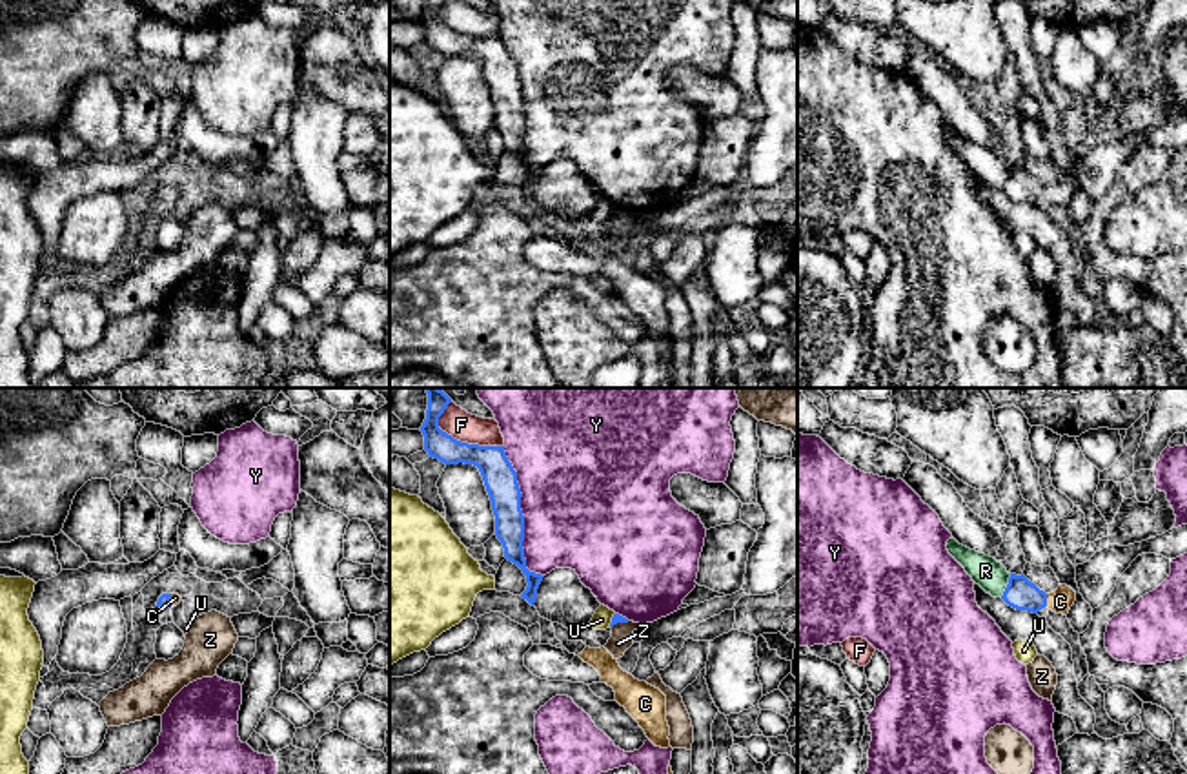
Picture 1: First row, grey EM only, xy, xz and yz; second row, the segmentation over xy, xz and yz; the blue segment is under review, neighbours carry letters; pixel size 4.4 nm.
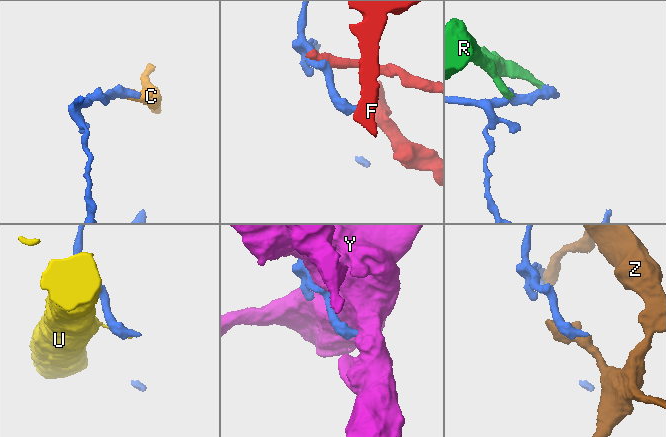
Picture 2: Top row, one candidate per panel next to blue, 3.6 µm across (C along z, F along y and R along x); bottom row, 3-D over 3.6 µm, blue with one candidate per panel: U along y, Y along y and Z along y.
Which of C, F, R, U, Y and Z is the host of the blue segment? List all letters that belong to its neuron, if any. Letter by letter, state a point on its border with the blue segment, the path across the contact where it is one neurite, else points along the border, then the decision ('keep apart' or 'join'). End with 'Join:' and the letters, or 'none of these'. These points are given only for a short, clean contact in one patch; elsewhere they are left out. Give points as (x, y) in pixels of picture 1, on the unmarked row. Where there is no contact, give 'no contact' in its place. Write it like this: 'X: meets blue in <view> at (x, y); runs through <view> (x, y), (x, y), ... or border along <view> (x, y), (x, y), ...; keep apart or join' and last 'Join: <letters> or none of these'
C: meets blue in yz at (1045, 192); runs through yz (1022, 186), (1033, 192), (1045, 192), (1060, 193); join
F: meets blue in xz at (466, 35); border along xz (437, 10), (437, 17), (461, 33), (503, 39); keep apart
R: meets blue in yz at (1007, 177); keep apart
U: meets blue in xz at (612, 212); keep apart
Y: meets blue in xz at (523, 108); keep apart
Z: meets blue in xz at (619, 213); keep apart
Join: C

